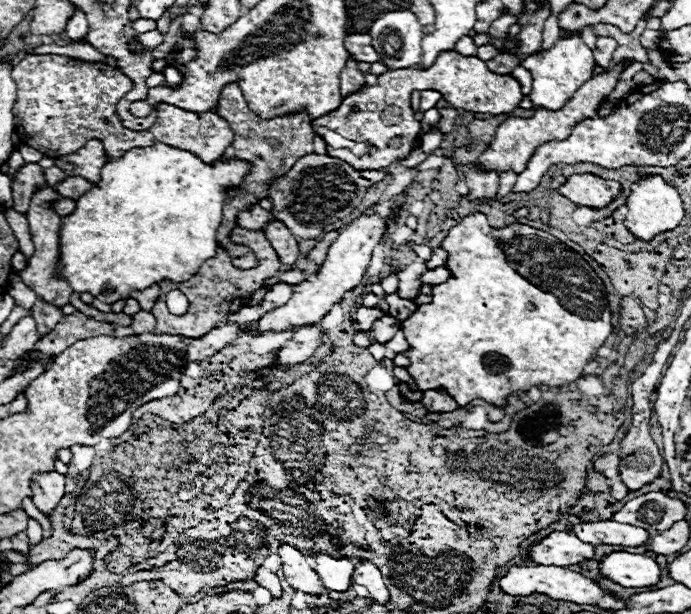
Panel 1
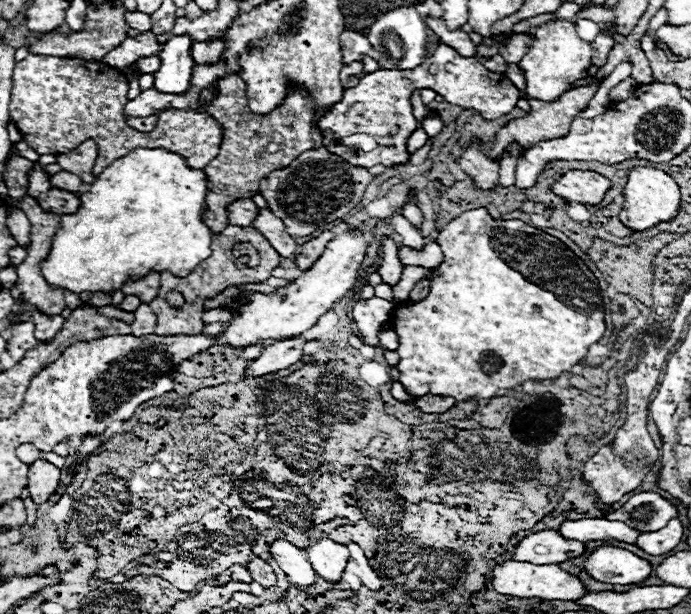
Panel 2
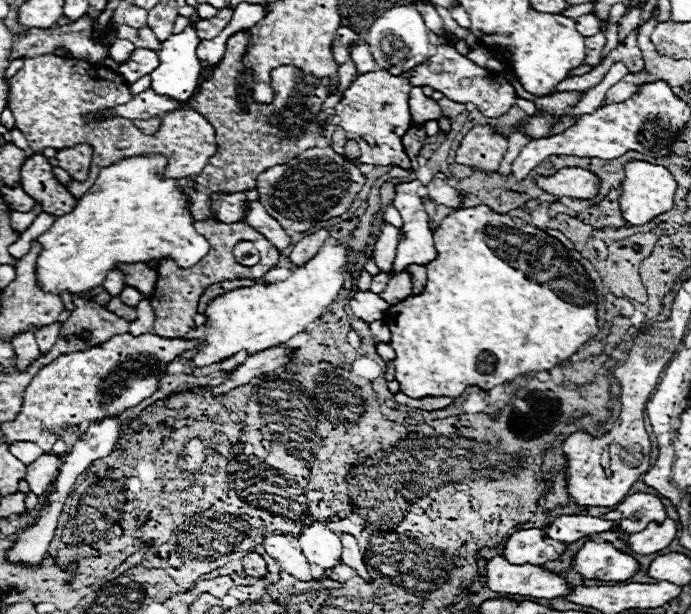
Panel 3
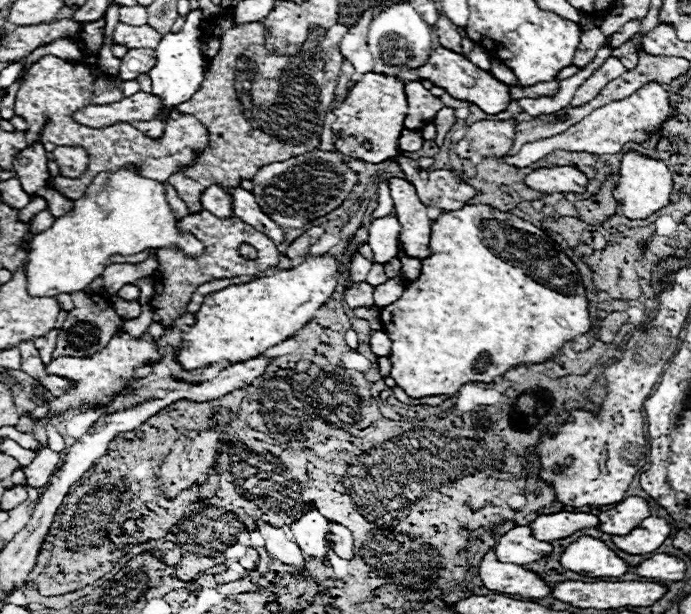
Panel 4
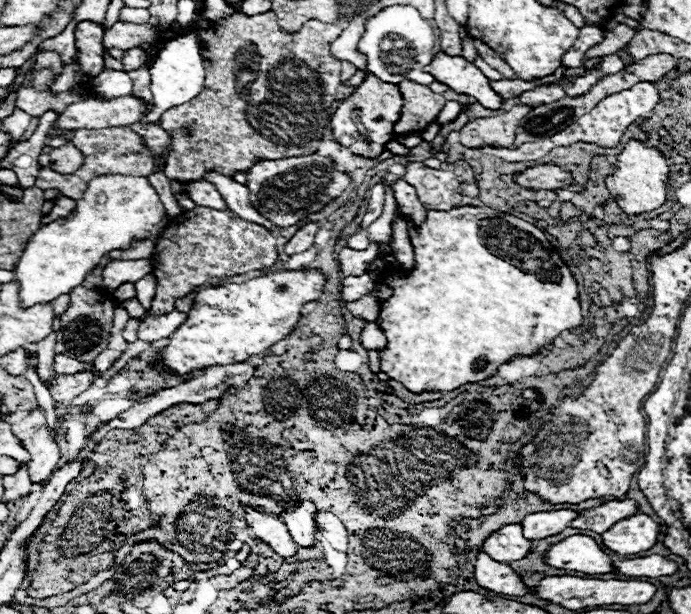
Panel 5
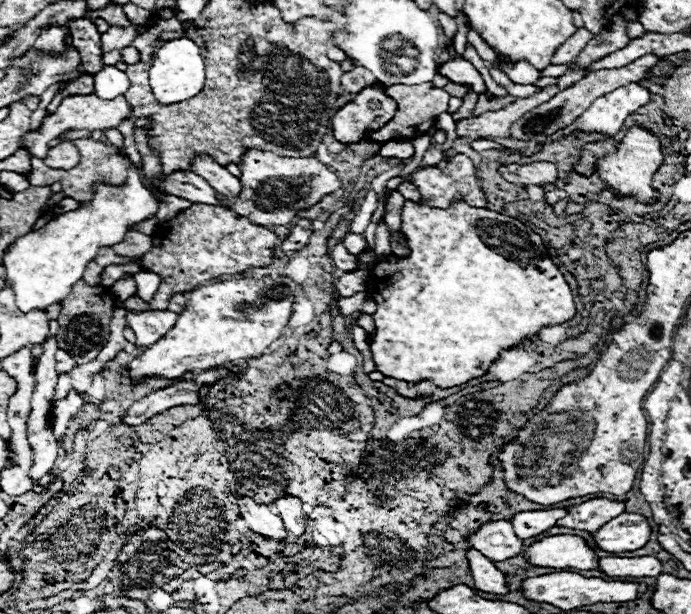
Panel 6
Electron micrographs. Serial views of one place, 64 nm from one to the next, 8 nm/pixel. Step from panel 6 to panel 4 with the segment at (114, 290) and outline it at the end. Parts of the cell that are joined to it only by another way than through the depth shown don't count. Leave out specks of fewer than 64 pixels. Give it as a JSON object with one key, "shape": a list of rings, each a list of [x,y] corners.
{"shape":[[[126,284],[126,286],[122,286],[116,294],[118,294],[122,300],[128,300],[128,302],[134,302],[134,300],[140,298],[140,290],[138,290],[134,284]]]}

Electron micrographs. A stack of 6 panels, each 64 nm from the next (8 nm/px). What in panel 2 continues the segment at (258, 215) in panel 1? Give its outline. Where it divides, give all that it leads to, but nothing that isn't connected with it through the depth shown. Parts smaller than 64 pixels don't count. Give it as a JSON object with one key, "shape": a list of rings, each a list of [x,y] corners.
{"shape":[[[238,200],[228,208],[230,214],[230,224],[234,226],[254,226],[256,216],[260,214],[260,208],[252,200]]]}

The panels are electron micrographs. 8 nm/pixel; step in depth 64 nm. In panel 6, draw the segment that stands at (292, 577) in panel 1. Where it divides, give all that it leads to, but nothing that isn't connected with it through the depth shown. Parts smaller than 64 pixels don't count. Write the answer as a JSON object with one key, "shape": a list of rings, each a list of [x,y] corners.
{"shape":[[[244,496],[244,498],[238,498],[238,508],[240,508],[242,518],[248,522],[248,526],[254,532],[272,540],[284,540],[288,536],[284,522],[280,520],[280,516],[276,516],[270,510],[270,506],[256,504],[252,498]]]}

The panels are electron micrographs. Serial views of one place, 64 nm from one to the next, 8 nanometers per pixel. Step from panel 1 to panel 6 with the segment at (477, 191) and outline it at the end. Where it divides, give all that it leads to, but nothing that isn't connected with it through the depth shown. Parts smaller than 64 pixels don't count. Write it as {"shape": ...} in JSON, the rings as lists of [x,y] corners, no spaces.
{"shape":[[[566,74],[560,76],[560,84],[558,86],[548,86],[544,88],[544,92],[524,98],[524,100],[516,100],[512,104],[508,104],[506,108],[498,110],[498,112],[484,112],[482,116],[476,118],[466,118],[460,120],[456,126],[456,132],[460,138],[470,136],[472,140],[482,140],[482,138],[508,138],[510,136],[510,126],[522,118],[526,112],[530,112],[532,108],[536,108],[538,104],[550,100],[550,96],[554,96],[556,92],[560,92],[562,88],[566,88],[568,84],[576,82],[578,78],[582,78],[582,74]]]}

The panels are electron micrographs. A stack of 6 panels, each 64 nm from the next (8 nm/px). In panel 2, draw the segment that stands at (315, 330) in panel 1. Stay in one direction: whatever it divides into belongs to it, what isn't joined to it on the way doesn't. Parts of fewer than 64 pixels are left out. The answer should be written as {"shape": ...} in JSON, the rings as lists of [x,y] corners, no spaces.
{"shape":[[[300,336],[288,338],[278,342],[276,346],[268,348],[264,354],[260,354],[254,364],[246,370],[246,376],[262,376],[268,372],[276,372],[276,370],[284,370],[296,362],[302,360],[304,356],[304,346],[308,342]]]}

